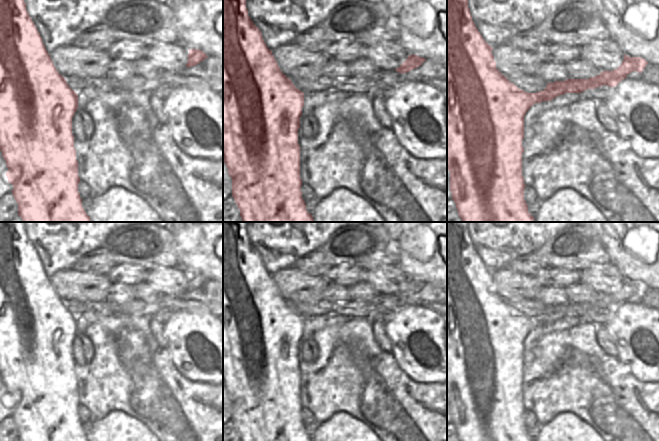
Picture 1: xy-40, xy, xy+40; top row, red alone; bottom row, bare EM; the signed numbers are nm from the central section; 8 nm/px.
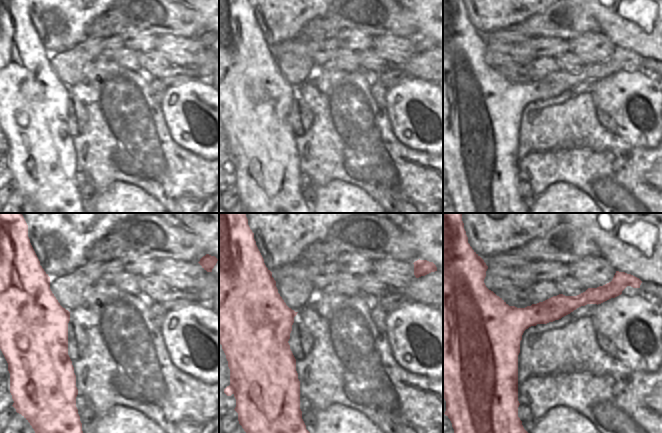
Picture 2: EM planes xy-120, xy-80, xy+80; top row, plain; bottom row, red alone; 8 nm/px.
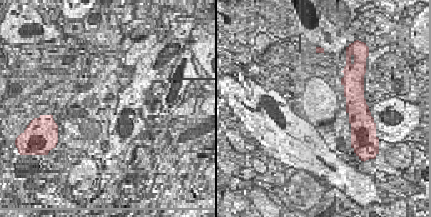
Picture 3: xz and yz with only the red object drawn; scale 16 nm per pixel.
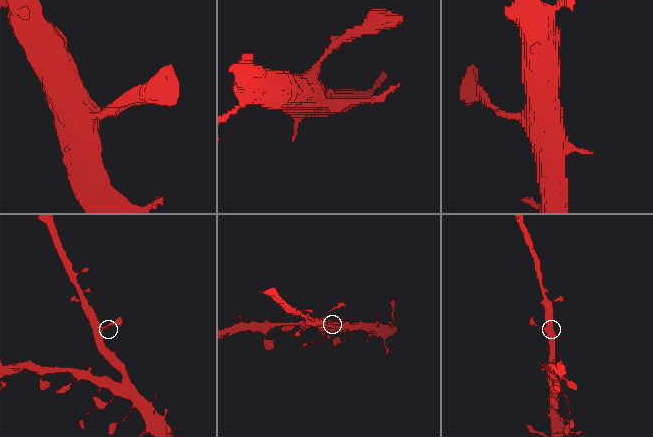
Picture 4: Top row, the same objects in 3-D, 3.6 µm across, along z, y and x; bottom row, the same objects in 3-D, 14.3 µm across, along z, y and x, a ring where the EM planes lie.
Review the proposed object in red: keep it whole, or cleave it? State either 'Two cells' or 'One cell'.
One cell

